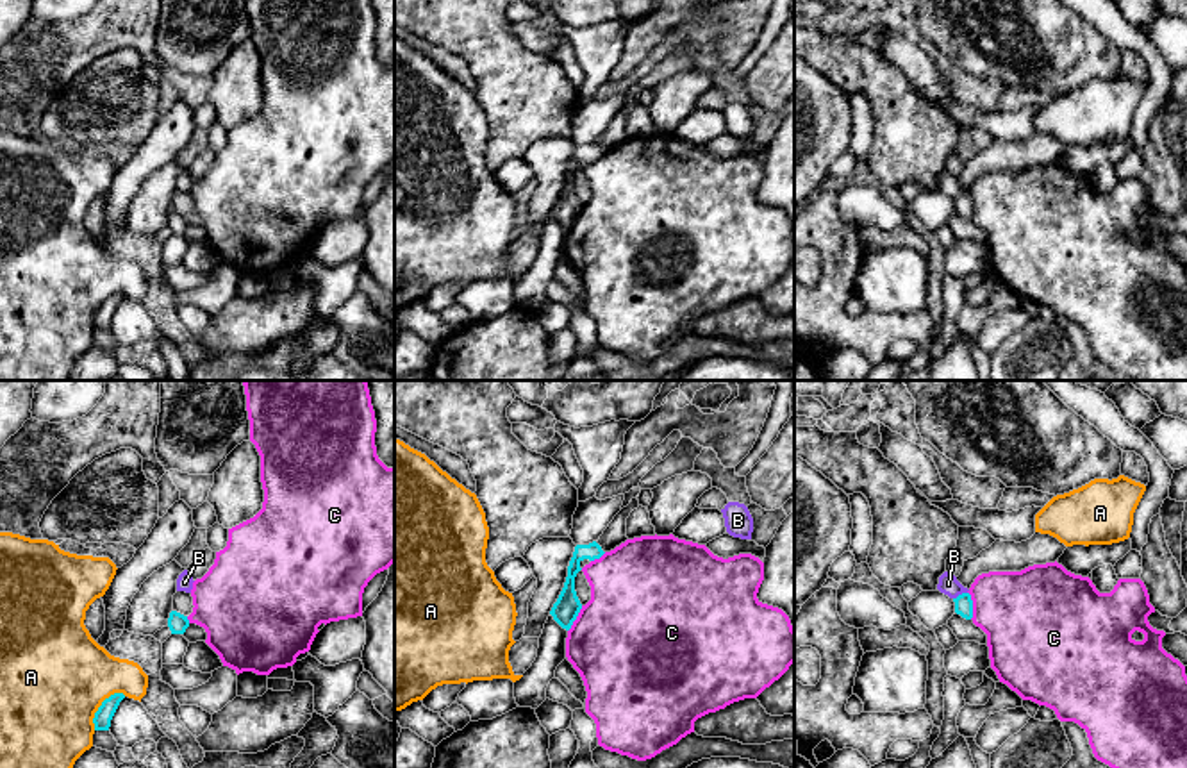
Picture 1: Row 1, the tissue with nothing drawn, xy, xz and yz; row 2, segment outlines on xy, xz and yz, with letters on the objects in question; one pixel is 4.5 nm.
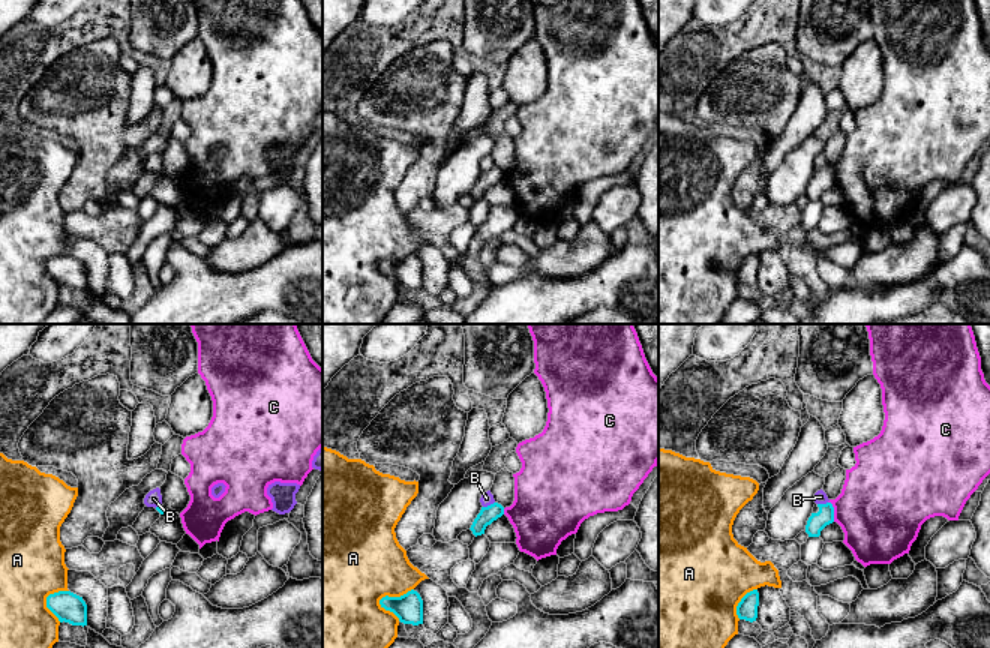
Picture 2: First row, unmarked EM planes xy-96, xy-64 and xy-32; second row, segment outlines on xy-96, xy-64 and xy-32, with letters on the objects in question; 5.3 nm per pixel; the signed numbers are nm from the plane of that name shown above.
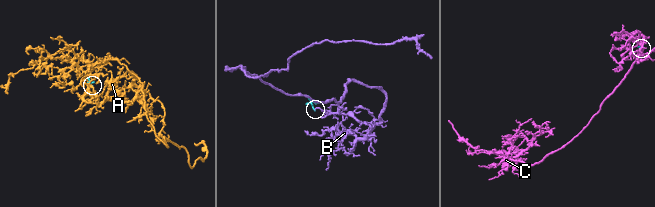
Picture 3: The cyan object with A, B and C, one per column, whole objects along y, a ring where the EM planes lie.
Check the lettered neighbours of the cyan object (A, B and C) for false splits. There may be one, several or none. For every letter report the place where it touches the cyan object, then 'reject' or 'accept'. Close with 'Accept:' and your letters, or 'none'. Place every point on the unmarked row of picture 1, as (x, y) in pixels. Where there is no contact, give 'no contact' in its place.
A: xy (100, 306) | reject
B: yz (959, 195) | reject
C: yz (971, 206) | reject
Accept: none

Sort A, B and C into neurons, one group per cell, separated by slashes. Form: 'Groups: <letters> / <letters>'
Groups: A / B / C

